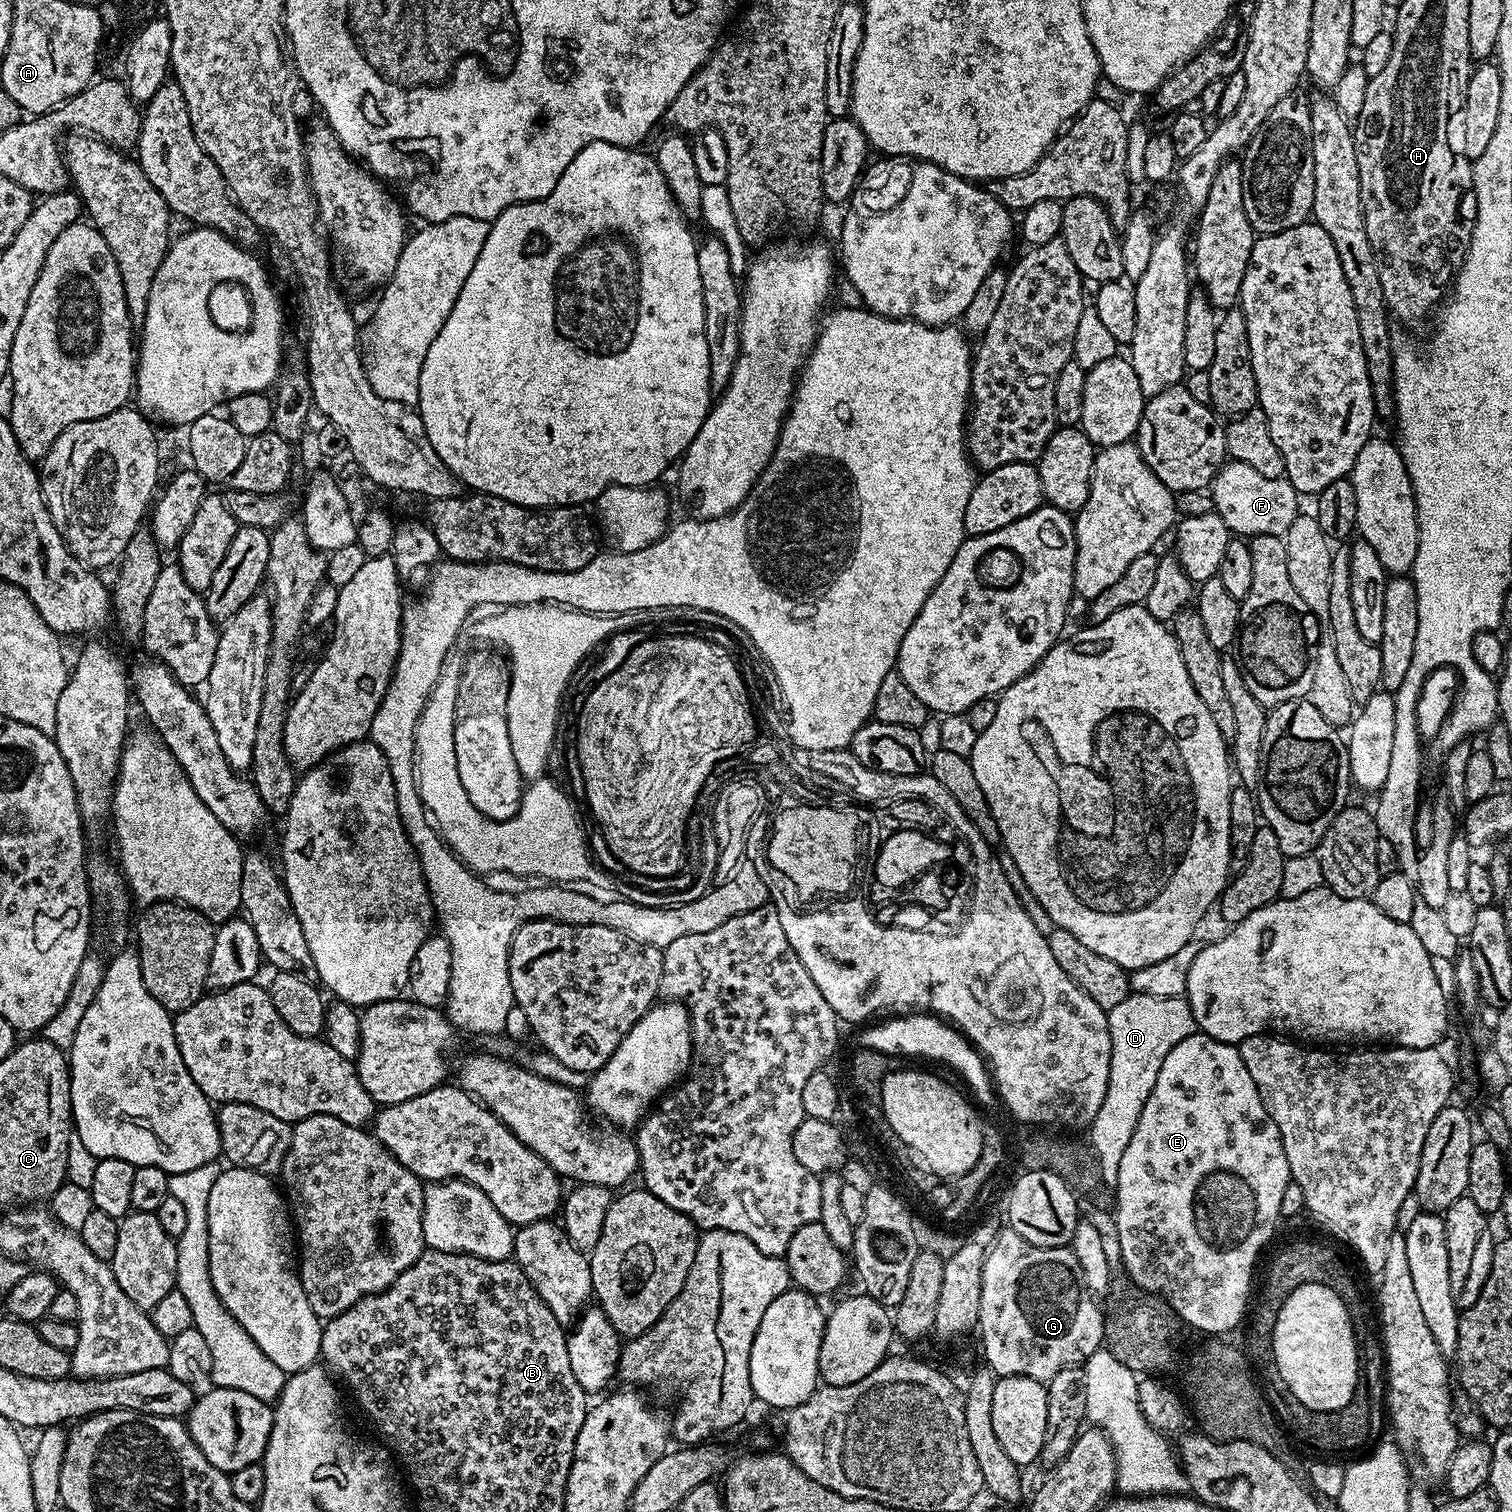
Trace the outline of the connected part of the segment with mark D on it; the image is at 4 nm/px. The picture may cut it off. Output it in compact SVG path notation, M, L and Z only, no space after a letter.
M1132 992L1125 1000L1118 1002L1118 1006L1107 1009L1107 1014L1110 1030L1110 1082L1106 1086L1106 1098L1102 1098L1102 1106L1090 1125L1090 1133L1092 1132L1092 1152L1100 1167L1099 1179L1112 1186L1118 1178L1118 1166L1122 1166L1122 1154L1126 1154L1126 1146L1130 1146L1130 1138L1134 1138L1134 1126L1138 1126L1142 1106L1146 1106L1146 1098L1150 1098L1150 1090L1154 1090L1154 1082L1158 1082L1158 1070L1162 1070L1166 1054L1170 1054L1170 1050L1174 1050L1182 1038L1197 1031L1197 1026L1184 996L1154 998L1150 994Z

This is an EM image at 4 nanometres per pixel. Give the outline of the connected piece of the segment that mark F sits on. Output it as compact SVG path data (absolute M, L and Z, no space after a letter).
M1234 459L1221 464L1220 471L1212 479L1211 492L1211 507L1222 518L1222 522L1226 522L1229 533L1240 538L1262 534L1283 537L1290 530L1294 518L1302 512L1301 497L1288 479L1266 478L1263 474L1258 474L1258 470Z

